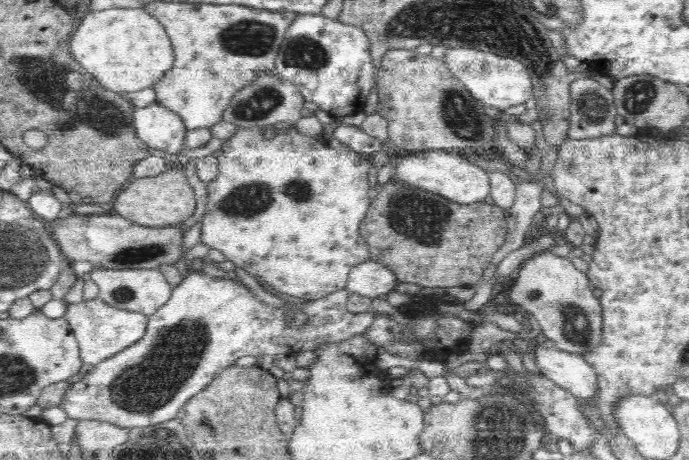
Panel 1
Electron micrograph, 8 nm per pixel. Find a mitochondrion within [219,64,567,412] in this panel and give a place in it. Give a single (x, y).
(407, 213)

